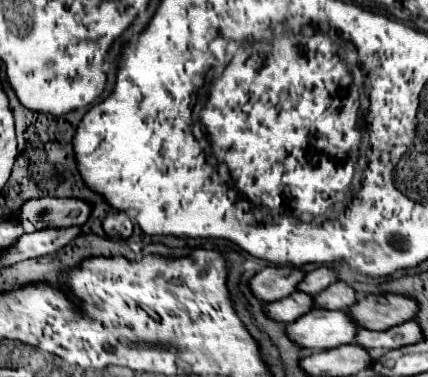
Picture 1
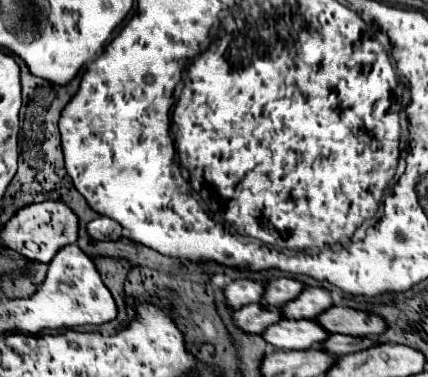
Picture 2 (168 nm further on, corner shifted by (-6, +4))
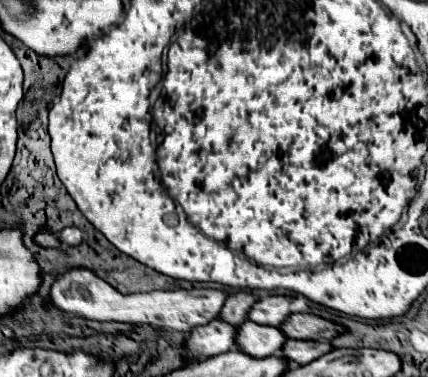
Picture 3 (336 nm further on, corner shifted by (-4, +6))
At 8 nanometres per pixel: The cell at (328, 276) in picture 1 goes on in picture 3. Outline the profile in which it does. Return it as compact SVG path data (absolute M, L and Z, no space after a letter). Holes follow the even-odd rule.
M240 290L238 294L230 292L220 316L226 318L230 324L234 322L236 326L240 326L244 320L248 320L246 316L248 316L252 304L256 304L256 300L258 300L258 296L250 290Z

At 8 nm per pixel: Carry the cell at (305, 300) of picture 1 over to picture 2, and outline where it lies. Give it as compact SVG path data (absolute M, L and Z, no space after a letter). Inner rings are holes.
M246 304L232 314L232 322L246 334L260 334L268 326L280 320L278 308L264 308L260 304Z

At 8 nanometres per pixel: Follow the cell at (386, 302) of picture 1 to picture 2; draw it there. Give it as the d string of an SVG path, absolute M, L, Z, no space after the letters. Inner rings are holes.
M332 306L330 310L324 310L322 314L318 314L316 322L330 334L378 336L386 330L386 322L380 316L342 306Z

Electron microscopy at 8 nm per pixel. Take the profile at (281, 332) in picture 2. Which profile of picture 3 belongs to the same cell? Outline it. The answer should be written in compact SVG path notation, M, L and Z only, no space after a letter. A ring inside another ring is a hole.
M246 320L244 324L240 324L238 336L236 336L236 342L244 348L244 352L256 358L280 356L286 340L288 336L280 328L256 324L252 320Z

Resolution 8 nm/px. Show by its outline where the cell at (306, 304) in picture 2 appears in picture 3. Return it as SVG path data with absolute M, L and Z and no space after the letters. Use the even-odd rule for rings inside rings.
M264 296L252 306L248 316L256 324L280 326L290 316L292 300L294 300L292 296Z

